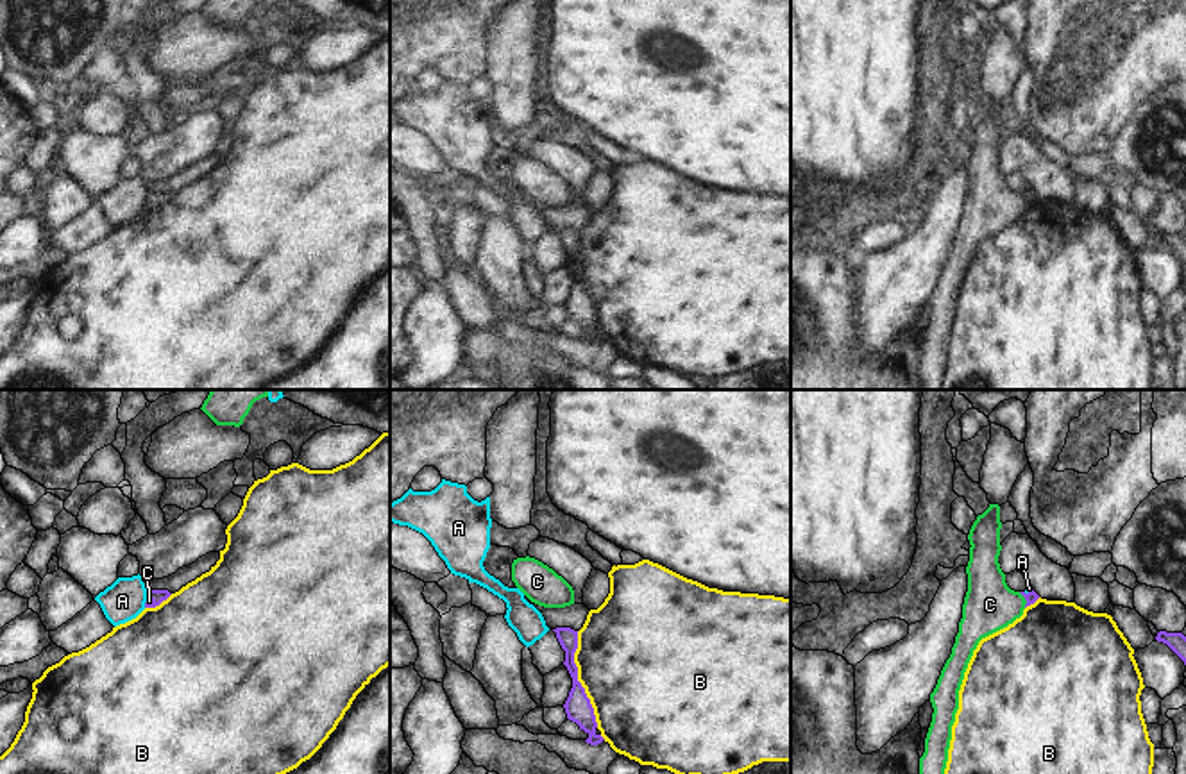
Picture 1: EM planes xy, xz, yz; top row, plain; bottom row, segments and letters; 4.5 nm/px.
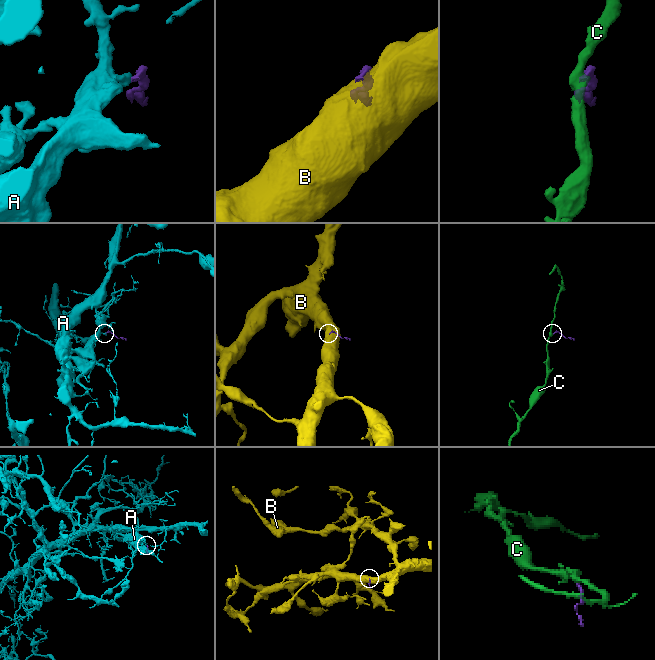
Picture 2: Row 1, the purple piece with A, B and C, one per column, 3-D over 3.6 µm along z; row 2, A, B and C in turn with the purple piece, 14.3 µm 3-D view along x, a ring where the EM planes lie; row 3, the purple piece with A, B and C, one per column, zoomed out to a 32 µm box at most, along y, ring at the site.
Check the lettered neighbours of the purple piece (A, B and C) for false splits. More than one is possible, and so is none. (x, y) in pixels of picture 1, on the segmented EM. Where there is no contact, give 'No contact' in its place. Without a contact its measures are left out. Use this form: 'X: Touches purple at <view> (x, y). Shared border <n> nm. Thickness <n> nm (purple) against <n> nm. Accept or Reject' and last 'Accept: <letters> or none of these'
A: Touches purple at xy (147, 599). Shared border 80 nm. Thickness 60 nm (purple) against 180 nm. Reject
B: Touches purple at xz (576, 680). Shared border 440 nm. Thickness 120 nm (purple) against 460 nm. Reject
C: Touches purple at yz (1025, 599). Shared border 80 nm. Thickness 60 nm (purple) against 240 nm. Accept
Accept: C.

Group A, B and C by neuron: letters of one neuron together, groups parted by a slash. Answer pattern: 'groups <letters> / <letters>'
groups A / B / C

